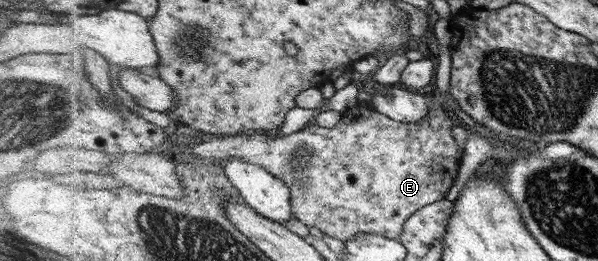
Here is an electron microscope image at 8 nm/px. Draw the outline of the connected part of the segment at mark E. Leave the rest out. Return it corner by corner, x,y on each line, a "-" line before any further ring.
431,89
421,91
429,100
430,114
417,123
399,122
379,113
373,107
355,106
342,114
341,121
335,127
319,127
314,123
299,133
280,138
263,133
228,135
226,138
215,138
194,145
191,151
198,157
198,161
239,158
267,167
292,187
296,217
307,226
316,226
329,237
345,242
357,234
366,233
397,239
413,213
445,199
459,173
461,153
457,151
451,133
454,123
449,121
441,103
433,99
430,91

